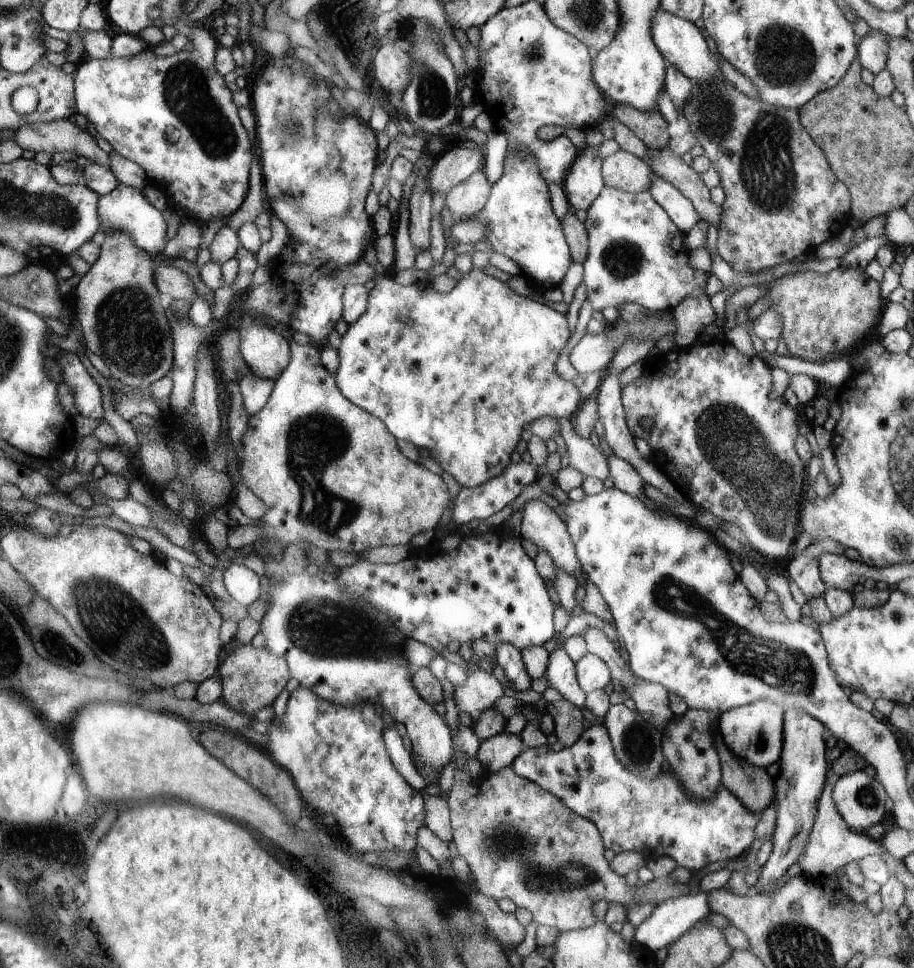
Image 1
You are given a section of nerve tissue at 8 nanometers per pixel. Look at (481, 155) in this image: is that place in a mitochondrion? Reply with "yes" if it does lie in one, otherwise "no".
no

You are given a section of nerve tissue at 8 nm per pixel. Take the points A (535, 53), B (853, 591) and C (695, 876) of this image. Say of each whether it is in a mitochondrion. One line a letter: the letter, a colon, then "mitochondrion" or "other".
A: mitochondrion
B: other
C: other

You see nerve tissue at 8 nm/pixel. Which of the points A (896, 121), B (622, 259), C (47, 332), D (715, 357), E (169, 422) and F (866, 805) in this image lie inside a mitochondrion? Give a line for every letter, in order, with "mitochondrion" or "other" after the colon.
A: other
B: mitochondrion
C: other
D: other
E: other
F: mitochondrion

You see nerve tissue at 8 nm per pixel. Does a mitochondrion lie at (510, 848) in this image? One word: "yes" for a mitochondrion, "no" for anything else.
yes

